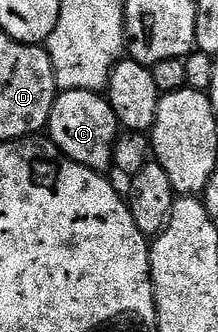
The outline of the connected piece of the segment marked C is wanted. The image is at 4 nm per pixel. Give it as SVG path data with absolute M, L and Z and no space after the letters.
M65 90L56 97L49 112L46 133L49 141L69 160L90 170L107 172L113 166L115 141L119 139L121 127L110 102L102 93L93 90Z

